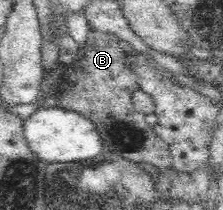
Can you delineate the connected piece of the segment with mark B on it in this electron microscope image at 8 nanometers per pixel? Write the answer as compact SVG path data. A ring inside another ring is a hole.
M93 26L89 27L89 34L86 34L86 38L82 38L82 42L78 42L78 50L74 50L71 64L57 61L50 72L43 74L42 70L38 86L42 94L39 94L39 98L58 98L58 102L53 107L71 110L90 119L94 129L100 134L98 140L102 141L102 150L118 154L136 164L148 163L159 172L168 169L172 162L168 144L156 134L152 125L146 123L145 114L136 111L133 105L133 94L141 88L141 78L138 78L136 73L136 51L128 42L117 36L107 33L105 30L96 30Z

